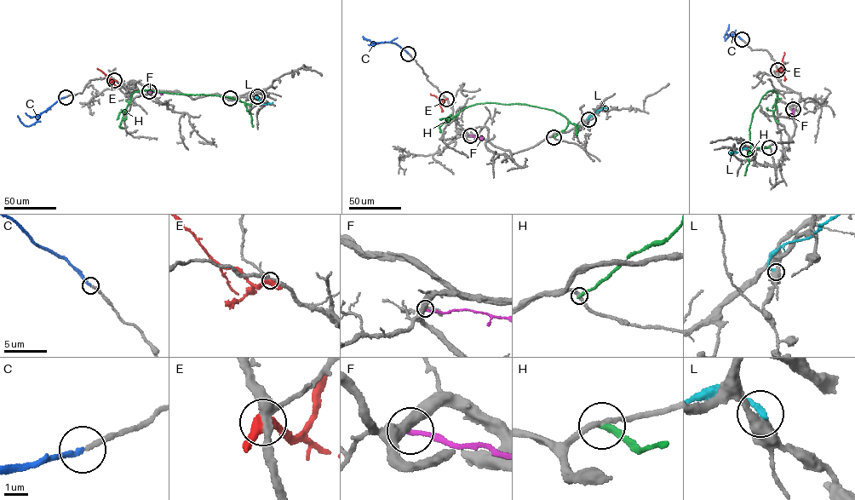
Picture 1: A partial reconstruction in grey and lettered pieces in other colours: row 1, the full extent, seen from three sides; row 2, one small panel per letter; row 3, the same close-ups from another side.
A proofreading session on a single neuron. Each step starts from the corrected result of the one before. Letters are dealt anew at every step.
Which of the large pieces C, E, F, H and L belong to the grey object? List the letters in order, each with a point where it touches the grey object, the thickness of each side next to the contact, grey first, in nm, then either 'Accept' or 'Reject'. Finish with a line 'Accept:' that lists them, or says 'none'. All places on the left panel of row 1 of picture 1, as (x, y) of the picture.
C: Touches grey at (65, 97). Thickness 200 nm (grey) against 220 nm. Accept
E: Touches grey at (114, 80). Thickness 360 nm (grey) against 380 nm. Reject
F: Touches grey at (149, 91). Thickness 480 nm (grey) against 200 nm. Reject
H: Touches grey at (230, 98). Thickness 240 nm (grey) against 260 nm. Reject
L: Touches grey at (257, 96). Thickness 440 nm (grey) against 240 nm. Reject
Accept: C

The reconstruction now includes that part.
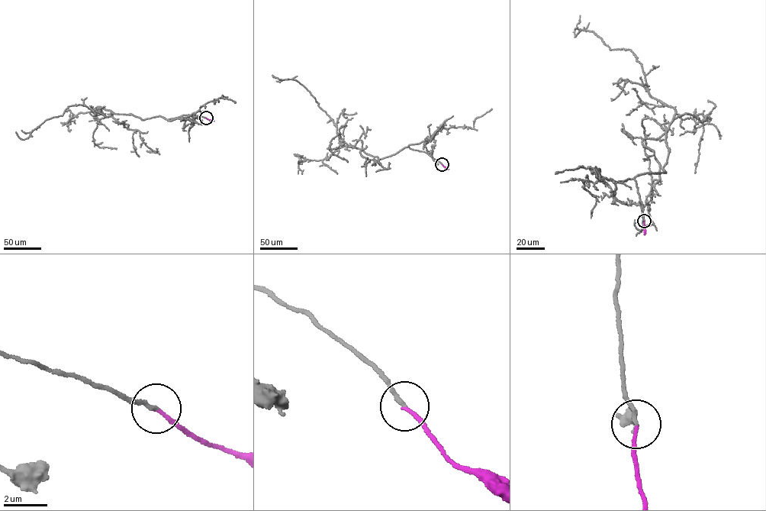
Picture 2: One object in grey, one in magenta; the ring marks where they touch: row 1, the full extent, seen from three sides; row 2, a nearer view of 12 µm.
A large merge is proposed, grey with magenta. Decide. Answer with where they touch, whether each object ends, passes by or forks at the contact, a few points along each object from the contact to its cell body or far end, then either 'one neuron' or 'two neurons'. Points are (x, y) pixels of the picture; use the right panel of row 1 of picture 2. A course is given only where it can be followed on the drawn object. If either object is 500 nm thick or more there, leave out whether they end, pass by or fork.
(644, 221) | grey ends | magenta ends | grey via (644, 221), (633, 179), (665, 172), (675, 111), (650, 95), (629, 50), (575, 36), (580, 15) | magenta via (644, 221), (644, 234) | one neuron

